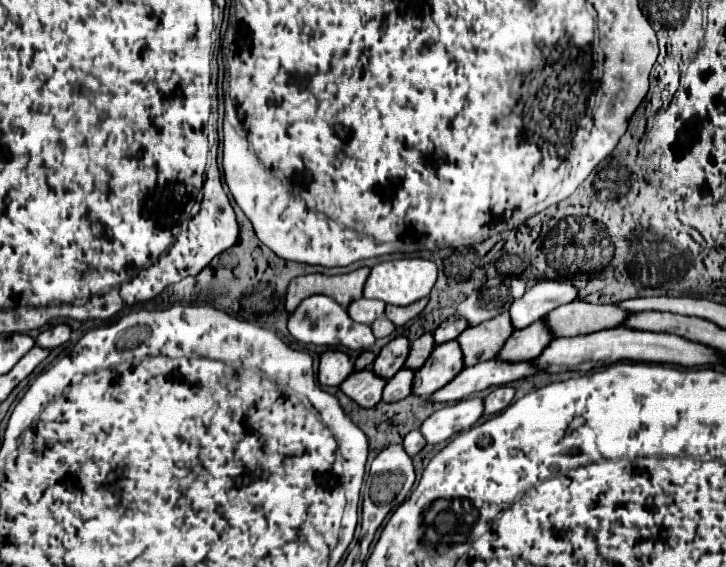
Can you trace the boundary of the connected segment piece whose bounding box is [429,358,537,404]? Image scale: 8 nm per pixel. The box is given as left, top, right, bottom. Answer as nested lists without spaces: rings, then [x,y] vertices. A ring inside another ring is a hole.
[[[487,360],[479,362],[475,366],[469,366],[457,376],[455,380],[449,382],[447,388],[437,390],[437,394],[429,396],[433,402],[445,404],[445,402],[457,402],[461,398],[471,396],[473,392],[485,390],[489,386],[503,386],[521,378],[529,378],[537,374],[537,368],[529,362],[507,362],[507,360]]]

